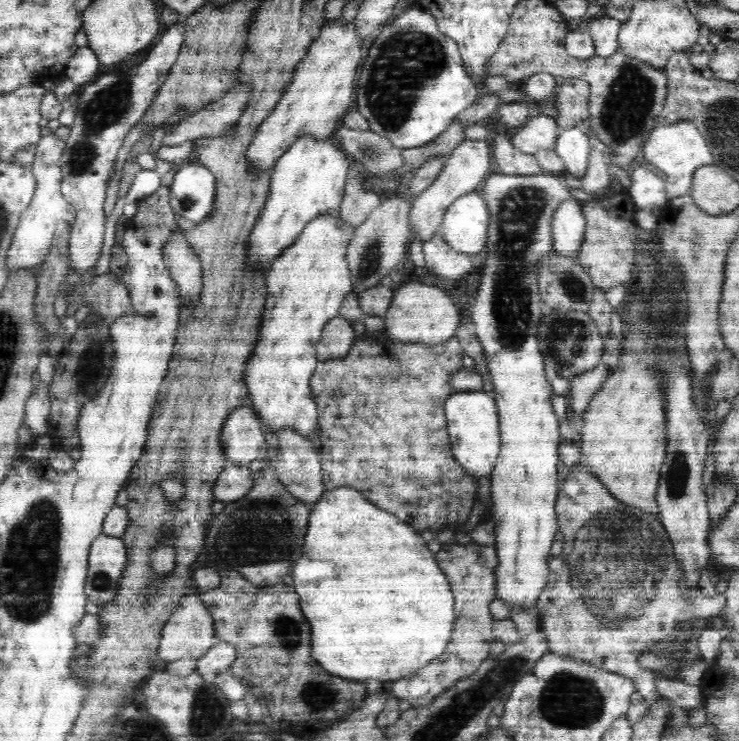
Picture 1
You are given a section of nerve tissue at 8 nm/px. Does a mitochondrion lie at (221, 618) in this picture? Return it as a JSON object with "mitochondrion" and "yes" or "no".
{"mitochondrion":"no"}

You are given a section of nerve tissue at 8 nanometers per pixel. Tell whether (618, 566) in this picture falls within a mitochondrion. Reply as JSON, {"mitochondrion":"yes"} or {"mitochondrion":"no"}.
{"mitochondrion":"yes"}

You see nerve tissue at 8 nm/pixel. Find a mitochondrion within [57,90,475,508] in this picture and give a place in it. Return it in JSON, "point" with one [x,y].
{"point":[92,361]}

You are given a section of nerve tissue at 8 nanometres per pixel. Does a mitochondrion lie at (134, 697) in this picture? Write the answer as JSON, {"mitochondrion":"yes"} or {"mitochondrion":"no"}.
{"mitochondrion":"no"}

